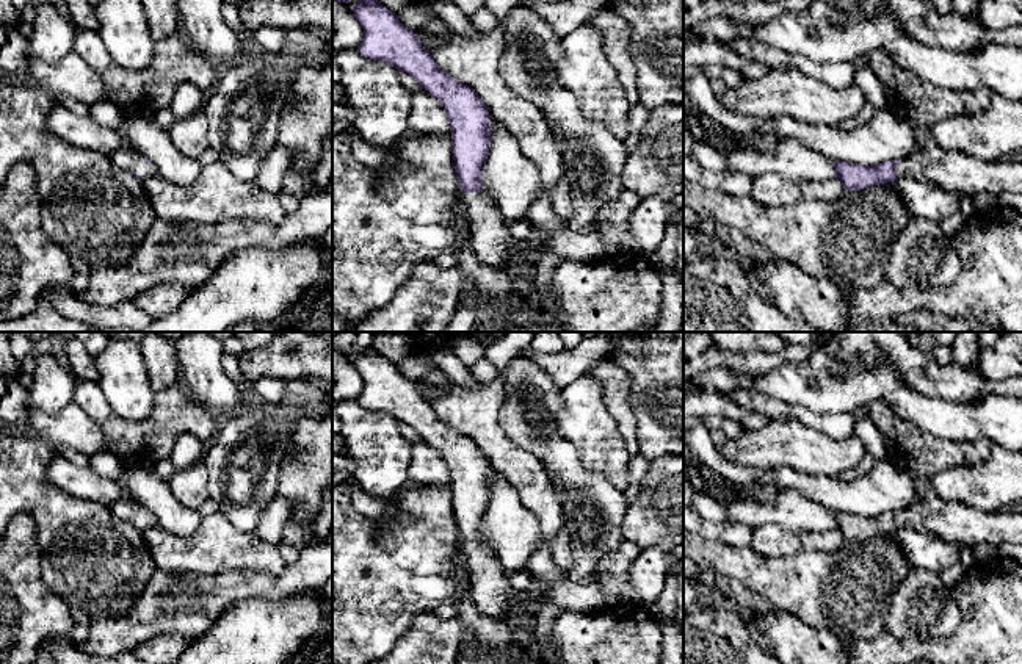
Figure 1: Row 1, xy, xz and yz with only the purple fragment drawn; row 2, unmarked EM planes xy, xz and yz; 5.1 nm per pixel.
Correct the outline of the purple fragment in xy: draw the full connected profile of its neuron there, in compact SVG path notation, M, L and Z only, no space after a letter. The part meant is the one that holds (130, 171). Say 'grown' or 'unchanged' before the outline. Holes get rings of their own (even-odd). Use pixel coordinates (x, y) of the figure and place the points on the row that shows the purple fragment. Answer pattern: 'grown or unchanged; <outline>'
grown; M127 146L119 149L114 155L111 155L111 158L118 166L130 171L141 180L158 175L157 168L147 158L141 157Z

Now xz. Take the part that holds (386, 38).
grown; M359 0L353 13L364 28L357 52L409 74L442 103L450 122L455 169L464 193L475 255L489 266L519 265L509 224L481 185L481 169L491 149L486 105L475 89L442 70L417 34L378 0Z

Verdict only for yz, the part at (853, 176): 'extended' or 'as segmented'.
extended

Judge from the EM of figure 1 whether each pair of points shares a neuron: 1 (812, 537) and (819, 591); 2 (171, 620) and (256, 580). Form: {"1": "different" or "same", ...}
{"1": "different", "2": "same"}

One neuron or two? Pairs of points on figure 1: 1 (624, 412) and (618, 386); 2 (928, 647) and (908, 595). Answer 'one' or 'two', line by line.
1: one
2: two

